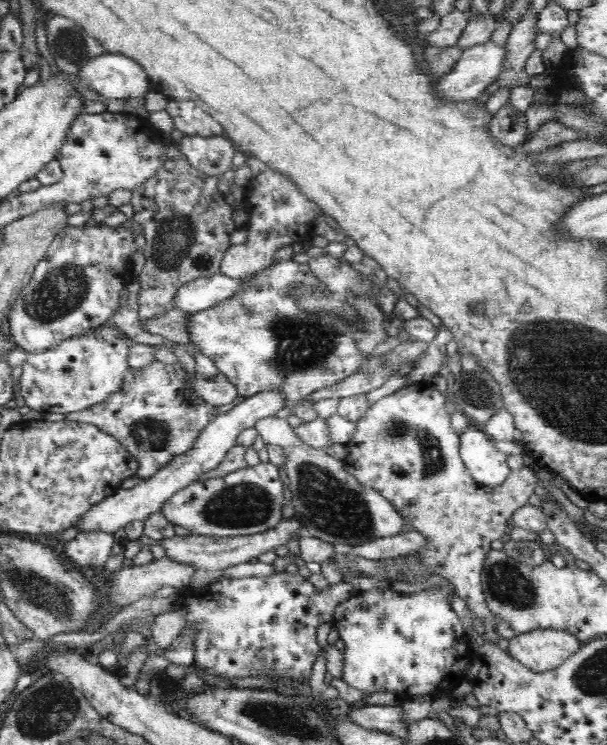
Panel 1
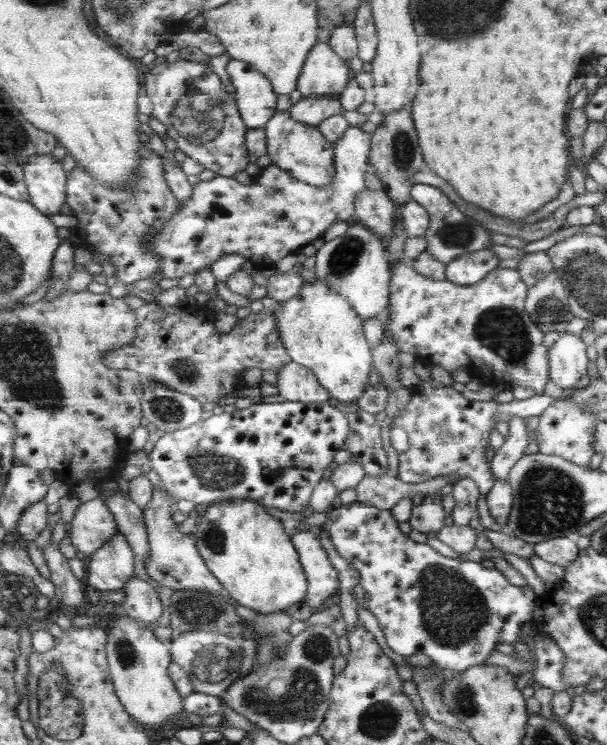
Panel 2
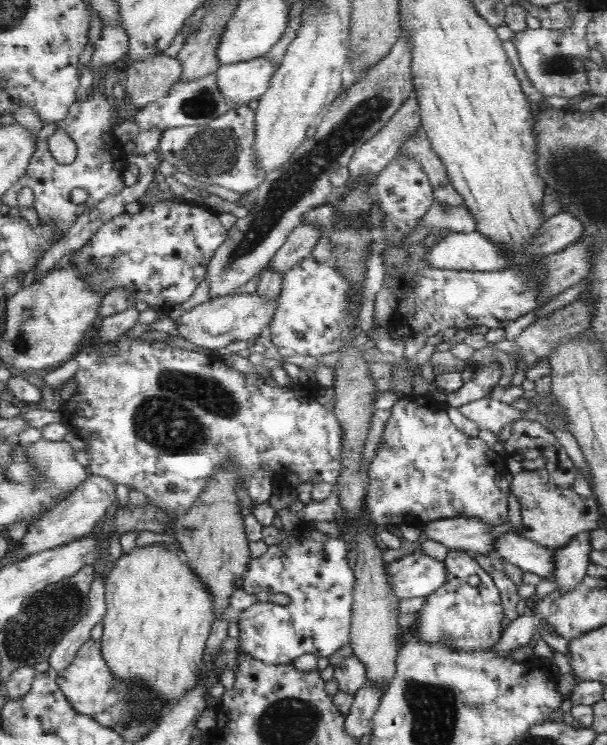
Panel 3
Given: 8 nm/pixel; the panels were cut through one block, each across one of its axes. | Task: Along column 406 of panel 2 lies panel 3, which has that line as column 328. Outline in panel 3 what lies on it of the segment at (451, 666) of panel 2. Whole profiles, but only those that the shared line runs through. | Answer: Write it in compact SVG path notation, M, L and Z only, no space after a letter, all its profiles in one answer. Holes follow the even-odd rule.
M301 523L292 531L284 532L282 540L278 544L270 545L265 554L258 556L256 560L251 558L248 569L241 576L243 590L250 595L265 592L286 594L290 598L290 604L256 601L253 606L239 613L239 638L244 649L255 660L272 665L288 664L304 653L312 653L319 657L332 656L347 644L347 637L351 634L355 574L350 569L345 554L346 542L342 539L332 538L314 525Z

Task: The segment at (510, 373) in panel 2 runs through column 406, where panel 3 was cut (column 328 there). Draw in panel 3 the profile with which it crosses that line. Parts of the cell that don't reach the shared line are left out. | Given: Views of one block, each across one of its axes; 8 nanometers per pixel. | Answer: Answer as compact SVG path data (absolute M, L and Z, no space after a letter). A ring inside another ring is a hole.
M308 255L284 273L280 306L270 324L269 336L276 347L287 347L296 354L319 358L334 352L341 339L351 333L352 313L348 313L347 280L330 262Z

